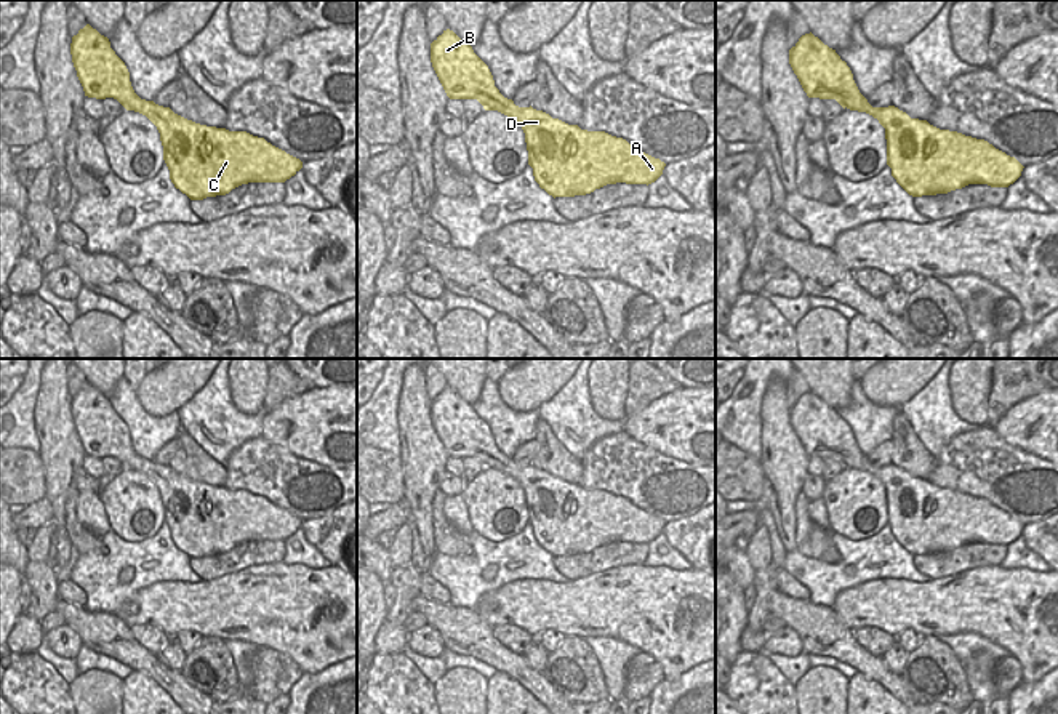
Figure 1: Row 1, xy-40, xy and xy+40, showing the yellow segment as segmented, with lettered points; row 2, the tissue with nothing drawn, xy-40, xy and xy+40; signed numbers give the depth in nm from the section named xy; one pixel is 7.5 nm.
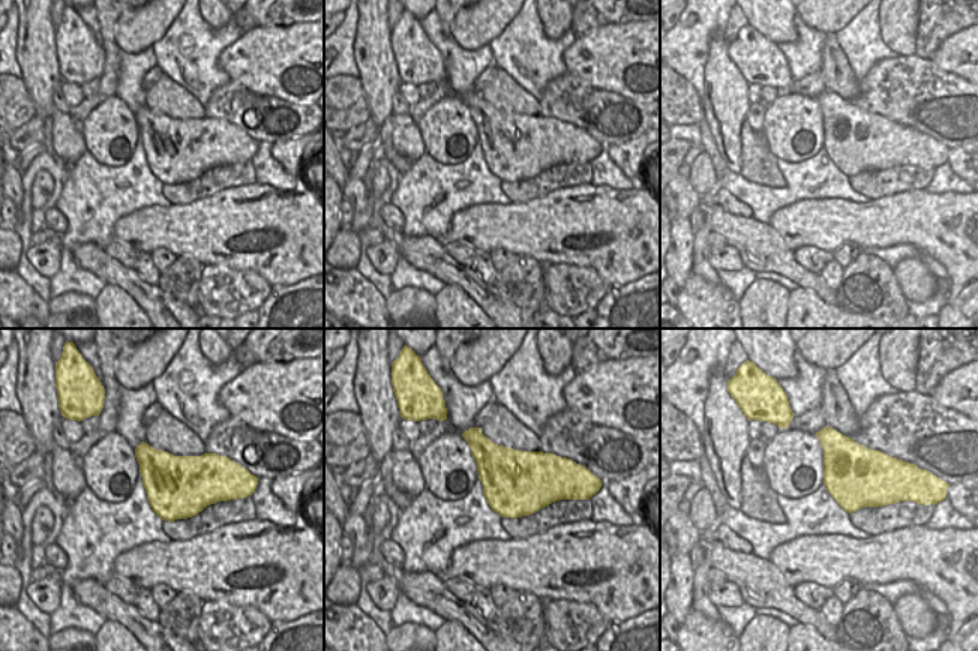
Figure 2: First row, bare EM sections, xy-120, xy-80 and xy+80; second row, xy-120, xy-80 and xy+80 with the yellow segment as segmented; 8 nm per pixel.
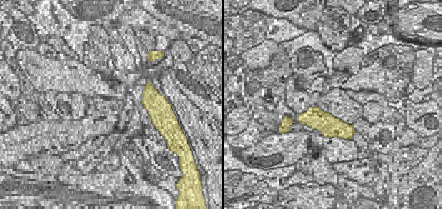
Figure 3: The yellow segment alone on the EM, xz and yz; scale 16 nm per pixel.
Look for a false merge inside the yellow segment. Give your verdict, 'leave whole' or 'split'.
leave whole

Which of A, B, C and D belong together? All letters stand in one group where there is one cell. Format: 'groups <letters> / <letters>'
groups A B C D

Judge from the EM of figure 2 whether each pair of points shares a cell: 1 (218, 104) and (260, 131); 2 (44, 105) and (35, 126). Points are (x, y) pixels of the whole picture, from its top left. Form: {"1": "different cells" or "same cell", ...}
{"1": "same cell", "2": "different cells"}

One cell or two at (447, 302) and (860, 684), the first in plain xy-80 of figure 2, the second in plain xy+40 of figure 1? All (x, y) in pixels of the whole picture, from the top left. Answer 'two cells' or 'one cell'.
one cell

